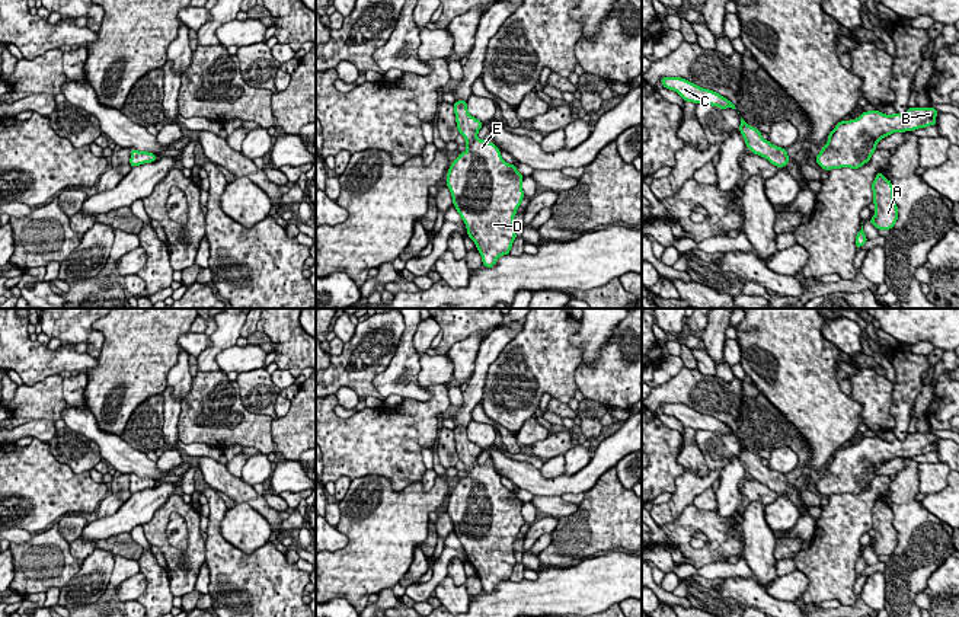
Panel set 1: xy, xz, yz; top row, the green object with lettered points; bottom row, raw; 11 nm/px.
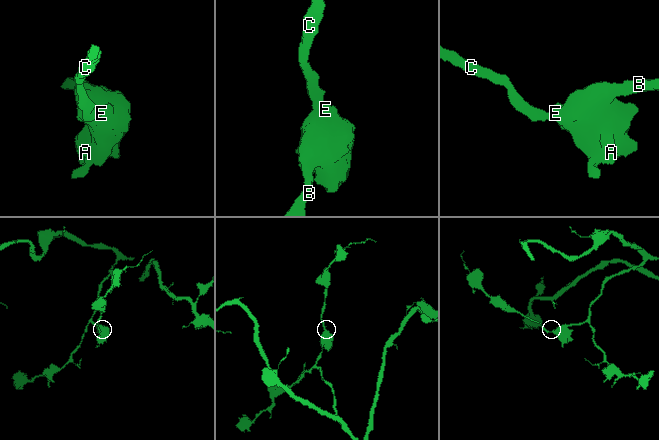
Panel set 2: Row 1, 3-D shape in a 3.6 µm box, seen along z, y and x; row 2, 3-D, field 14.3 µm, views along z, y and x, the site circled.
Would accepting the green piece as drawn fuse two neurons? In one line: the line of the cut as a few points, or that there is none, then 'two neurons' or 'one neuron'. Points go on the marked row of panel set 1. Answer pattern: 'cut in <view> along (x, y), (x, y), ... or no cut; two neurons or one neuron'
no cut; one neuron

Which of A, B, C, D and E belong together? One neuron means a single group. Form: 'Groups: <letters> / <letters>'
Groups: A B C D E

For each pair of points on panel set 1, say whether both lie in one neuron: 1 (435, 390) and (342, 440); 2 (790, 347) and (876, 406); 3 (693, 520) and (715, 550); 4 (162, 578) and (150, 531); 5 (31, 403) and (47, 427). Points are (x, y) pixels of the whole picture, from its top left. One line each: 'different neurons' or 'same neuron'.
1: same neuron
2: different neurons
3: same neuron
4: different neurons
5: different neurons

